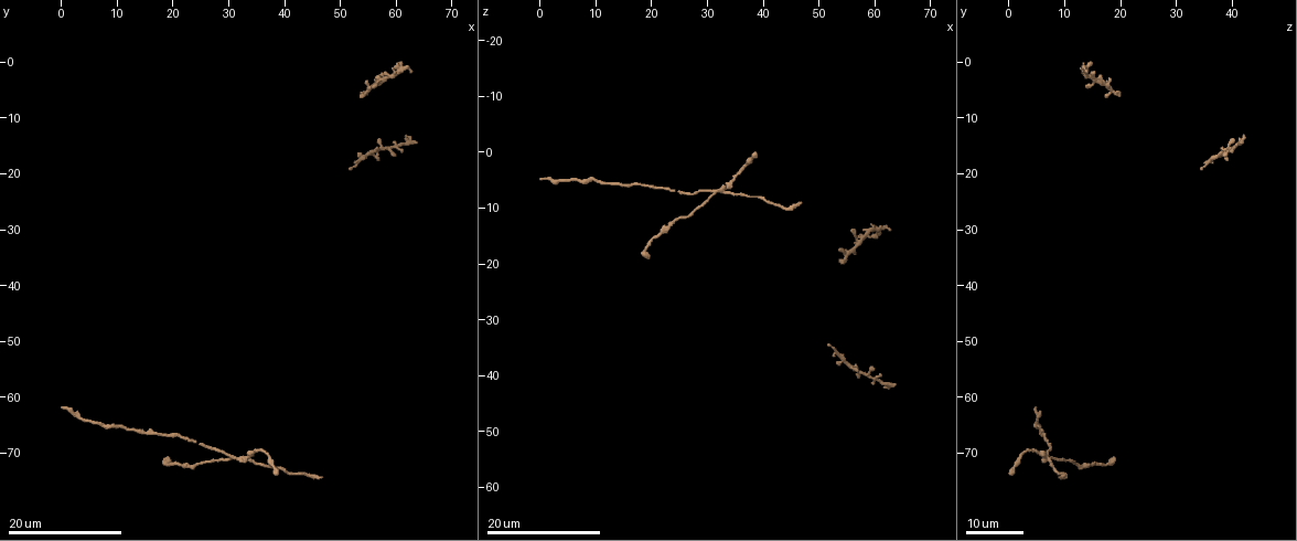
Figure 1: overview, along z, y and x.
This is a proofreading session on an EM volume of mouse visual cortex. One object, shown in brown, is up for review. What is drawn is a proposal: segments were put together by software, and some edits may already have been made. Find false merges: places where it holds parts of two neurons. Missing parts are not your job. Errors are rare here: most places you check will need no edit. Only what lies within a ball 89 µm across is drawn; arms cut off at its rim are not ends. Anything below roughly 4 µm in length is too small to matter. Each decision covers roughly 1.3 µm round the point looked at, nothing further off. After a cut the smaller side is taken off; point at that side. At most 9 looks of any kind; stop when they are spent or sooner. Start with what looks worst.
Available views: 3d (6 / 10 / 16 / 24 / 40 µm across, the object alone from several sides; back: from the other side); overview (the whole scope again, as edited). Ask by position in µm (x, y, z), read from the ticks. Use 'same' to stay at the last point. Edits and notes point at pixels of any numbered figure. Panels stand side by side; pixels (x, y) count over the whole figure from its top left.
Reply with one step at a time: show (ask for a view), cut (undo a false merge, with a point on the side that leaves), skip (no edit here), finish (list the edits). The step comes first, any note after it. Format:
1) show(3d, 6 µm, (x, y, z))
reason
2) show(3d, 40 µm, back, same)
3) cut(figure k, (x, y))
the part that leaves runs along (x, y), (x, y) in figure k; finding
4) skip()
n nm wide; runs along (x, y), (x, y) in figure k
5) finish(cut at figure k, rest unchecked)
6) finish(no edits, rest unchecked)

show(3d, 16 µm, (53.0, 18.0, 35.0))
side arm on a straight run

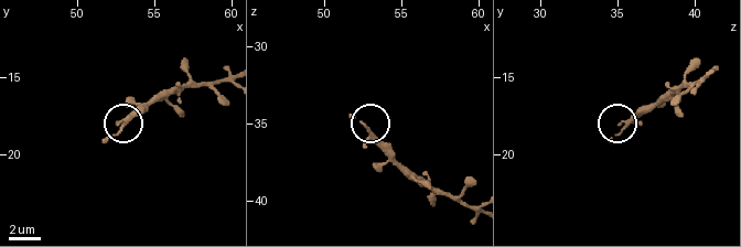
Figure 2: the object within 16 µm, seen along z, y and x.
show(3d, 6 µm, (53.0, 18.0, 35.6))

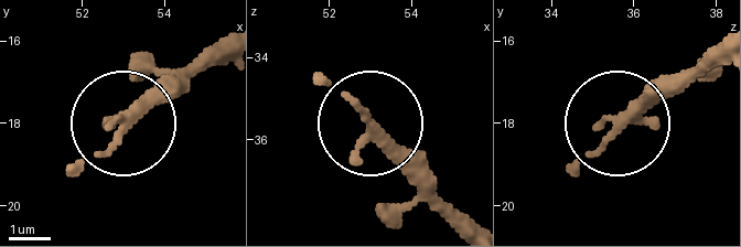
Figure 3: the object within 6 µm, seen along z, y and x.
show(3d, 6 µm, back, (52.95, 18.20, 35.55))

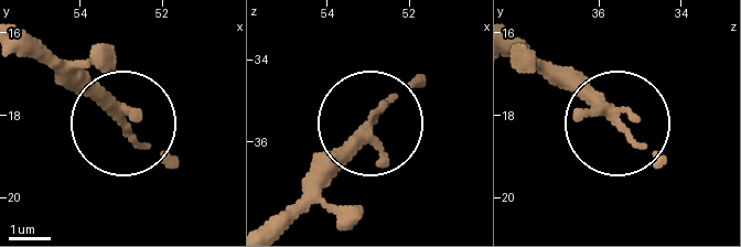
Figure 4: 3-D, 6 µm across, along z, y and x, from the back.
skip()
3 arms; continuous, no second neuron

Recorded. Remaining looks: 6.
show(3d, 24 µm, (55.0, 5.0, 18.0))

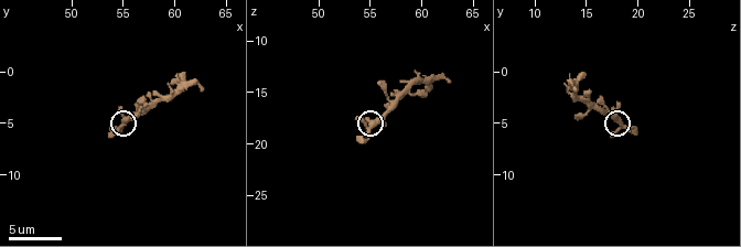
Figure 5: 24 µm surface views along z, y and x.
show(3d, 10 µm, (55.0, 5.2, 18.6))
zoom in

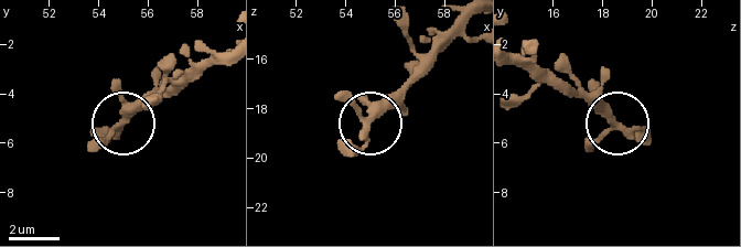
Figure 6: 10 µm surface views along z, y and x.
skip()
continuous, no second neuron

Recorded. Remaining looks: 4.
show(3d, 24 µm, (57.5, 15.5, 39.5))
arms run side by side

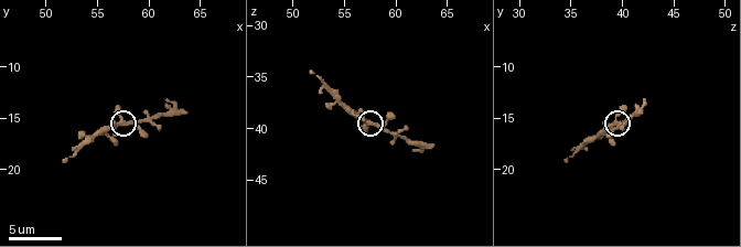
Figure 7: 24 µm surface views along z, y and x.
show(3d, 10 µm, (57.2, 15.4, 39.4))

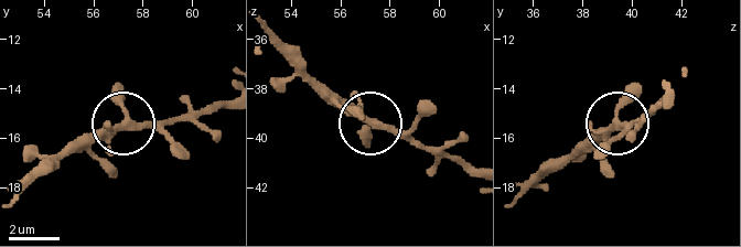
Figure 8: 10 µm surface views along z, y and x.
skip()
270 nm wide; one neuron here

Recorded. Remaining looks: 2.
show(3d, 16 µm, (14.0, 66.0, 5.5))

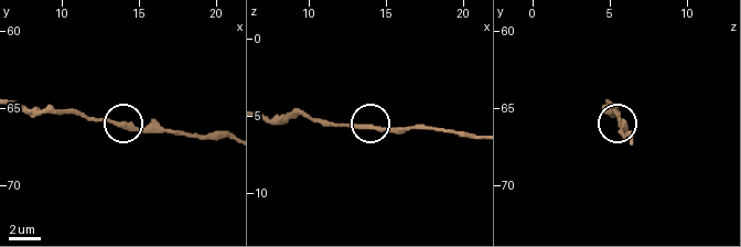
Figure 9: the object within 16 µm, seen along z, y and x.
show(3d, 10 µm, (14.0, 66.2, 5.8))
closer look

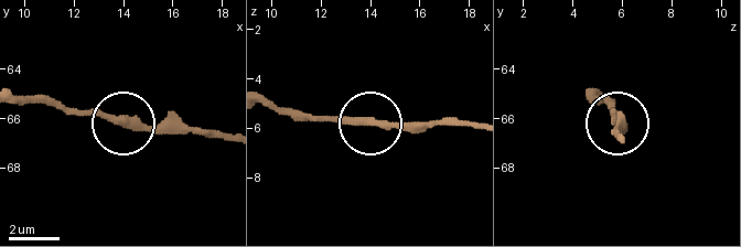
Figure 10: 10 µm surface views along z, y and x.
skip()
runs along (473, 125), (292, 119) in figure 10; continuous, no second neuron

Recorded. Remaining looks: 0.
finish(no edits, rest unchecked)

